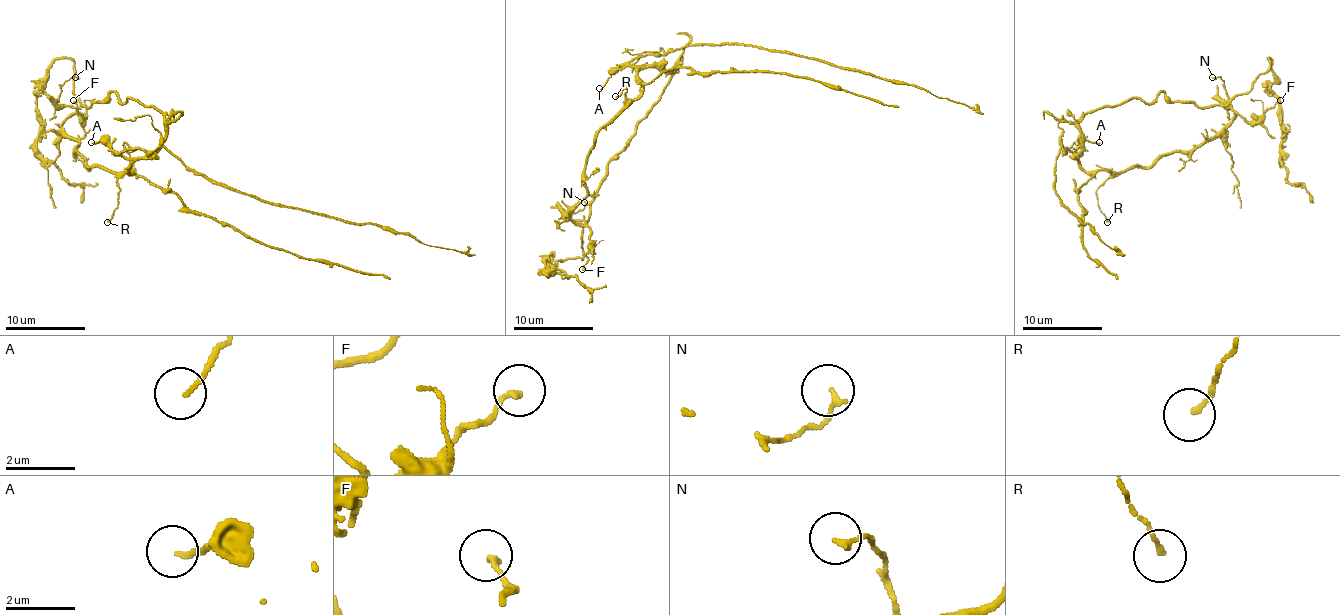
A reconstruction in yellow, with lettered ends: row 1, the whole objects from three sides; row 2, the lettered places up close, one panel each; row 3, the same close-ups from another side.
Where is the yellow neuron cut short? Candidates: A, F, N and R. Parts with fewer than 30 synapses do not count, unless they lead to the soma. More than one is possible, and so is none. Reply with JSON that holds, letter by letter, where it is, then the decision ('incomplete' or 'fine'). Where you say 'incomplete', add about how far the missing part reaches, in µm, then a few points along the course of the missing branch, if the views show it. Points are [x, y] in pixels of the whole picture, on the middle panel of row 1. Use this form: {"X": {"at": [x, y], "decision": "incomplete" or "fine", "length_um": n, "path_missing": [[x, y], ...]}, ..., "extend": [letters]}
{"A": {"at": [599, 88], "decision": "fine"}, "F": {"at": [582, 269], "decision": "fine"}, "N": {"at": [584, 202], "decision": "fine"}, "R": {"at": [615, 96], "decision": "fine"}, "extend": []}

